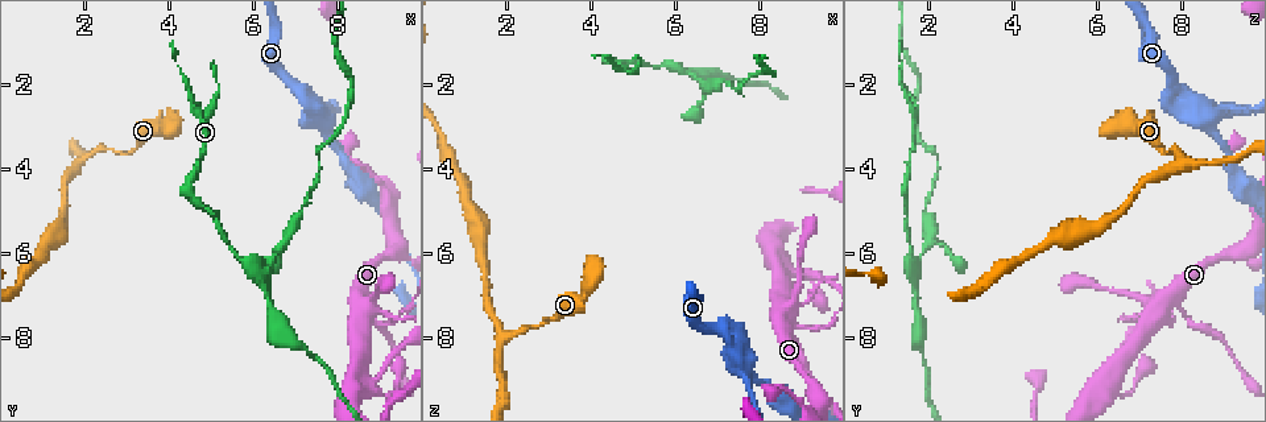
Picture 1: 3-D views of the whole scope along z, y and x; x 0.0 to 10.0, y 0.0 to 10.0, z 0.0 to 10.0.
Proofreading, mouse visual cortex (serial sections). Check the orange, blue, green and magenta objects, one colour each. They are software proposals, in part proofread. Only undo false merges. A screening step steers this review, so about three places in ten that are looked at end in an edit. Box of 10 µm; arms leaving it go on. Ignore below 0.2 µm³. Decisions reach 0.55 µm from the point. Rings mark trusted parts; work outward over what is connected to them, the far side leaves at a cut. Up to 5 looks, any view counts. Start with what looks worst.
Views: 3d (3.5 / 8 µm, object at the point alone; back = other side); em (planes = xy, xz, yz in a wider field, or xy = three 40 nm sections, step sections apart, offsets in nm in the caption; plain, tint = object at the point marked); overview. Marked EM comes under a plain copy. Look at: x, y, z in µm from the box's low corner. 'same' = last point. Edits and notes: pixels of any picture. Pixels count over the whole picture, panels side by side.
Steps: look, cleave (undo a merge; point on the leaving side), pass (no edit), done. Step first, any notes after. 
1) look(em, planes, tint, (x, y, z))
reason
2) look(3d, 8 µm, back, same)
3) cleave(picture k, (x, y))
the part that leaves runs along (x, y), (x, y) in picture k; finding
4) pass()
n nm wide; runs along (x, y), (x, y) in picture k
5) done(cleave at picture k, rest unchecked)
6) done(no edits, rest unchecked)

look(3d, 8 µm, back, (1.90, 3.90, 7.95))
three arms meet

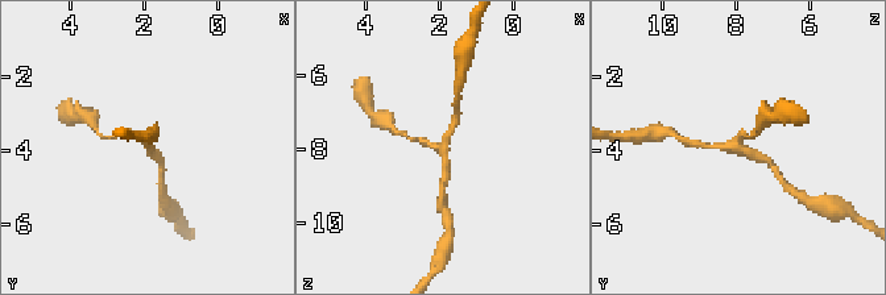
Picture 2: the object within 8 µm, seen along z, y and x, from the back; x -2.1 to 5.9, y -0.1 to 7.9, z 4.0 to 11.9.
look(3d, 3.5 µm, same)

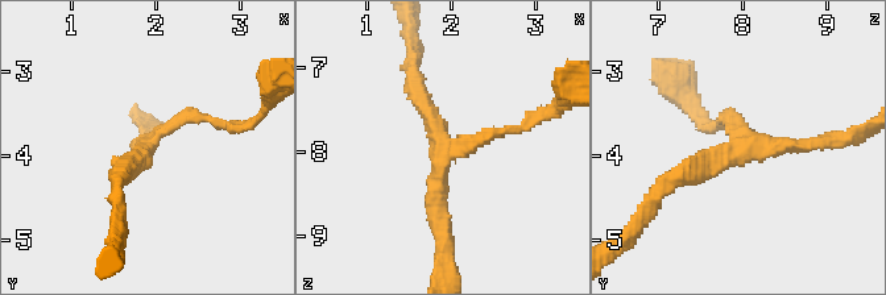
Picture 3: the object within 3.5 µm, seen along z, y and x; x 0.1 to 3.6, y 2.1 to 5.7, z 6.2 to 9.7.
look(em, xy, step 3, tint, (1.95, 3.90, 7.95))
3 arms; arms of 150, 200, 250 nm; need the tissue

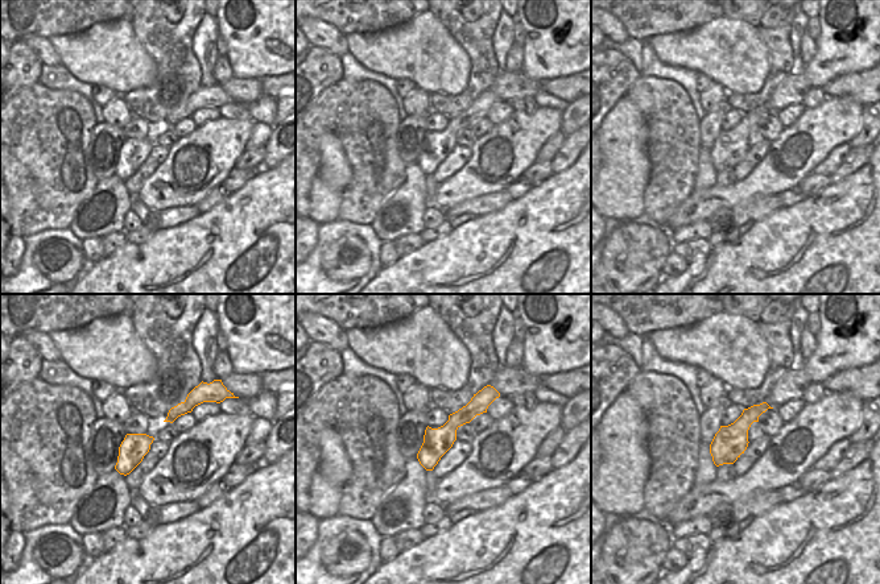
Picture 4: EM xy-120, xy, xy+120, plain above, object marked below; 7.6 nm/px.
pass()
runs along (487, 389), (434, 446), (429, 467) in picture 4; continuous, no second cell

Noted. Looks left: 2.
look(3d, 3.5 µm, (6.10, 6.40, 1.65))
thick turns thin

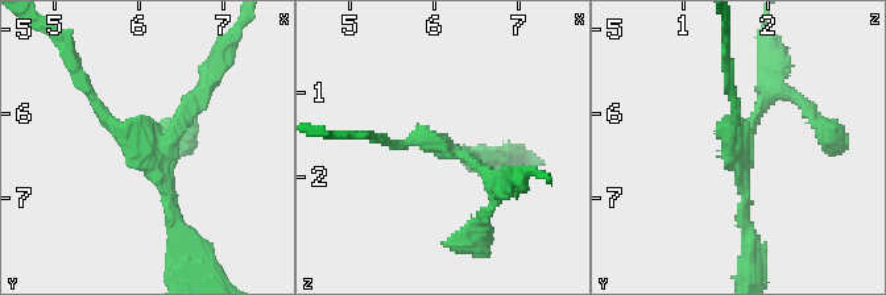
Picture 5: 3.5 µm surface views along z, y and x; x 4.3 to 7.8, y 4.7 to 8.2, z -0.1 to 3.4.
look(em, xy, step 1, tint, (6.10, 6.40, 1.65))

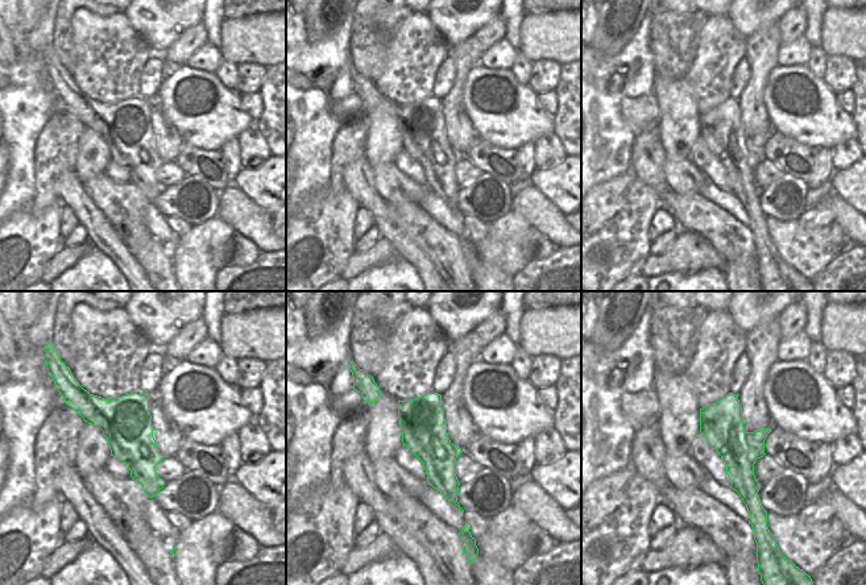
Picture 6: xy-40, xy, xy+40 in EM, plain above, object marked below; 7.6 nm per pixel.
cleave(picture 5, (774, 95))
the part that leaves runs along (752, 124), (769, 95), (762, 34) in picture 5; a second cell is stuck on

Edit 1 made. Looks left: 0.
done(cleave at picture 5, rest unchecked)

